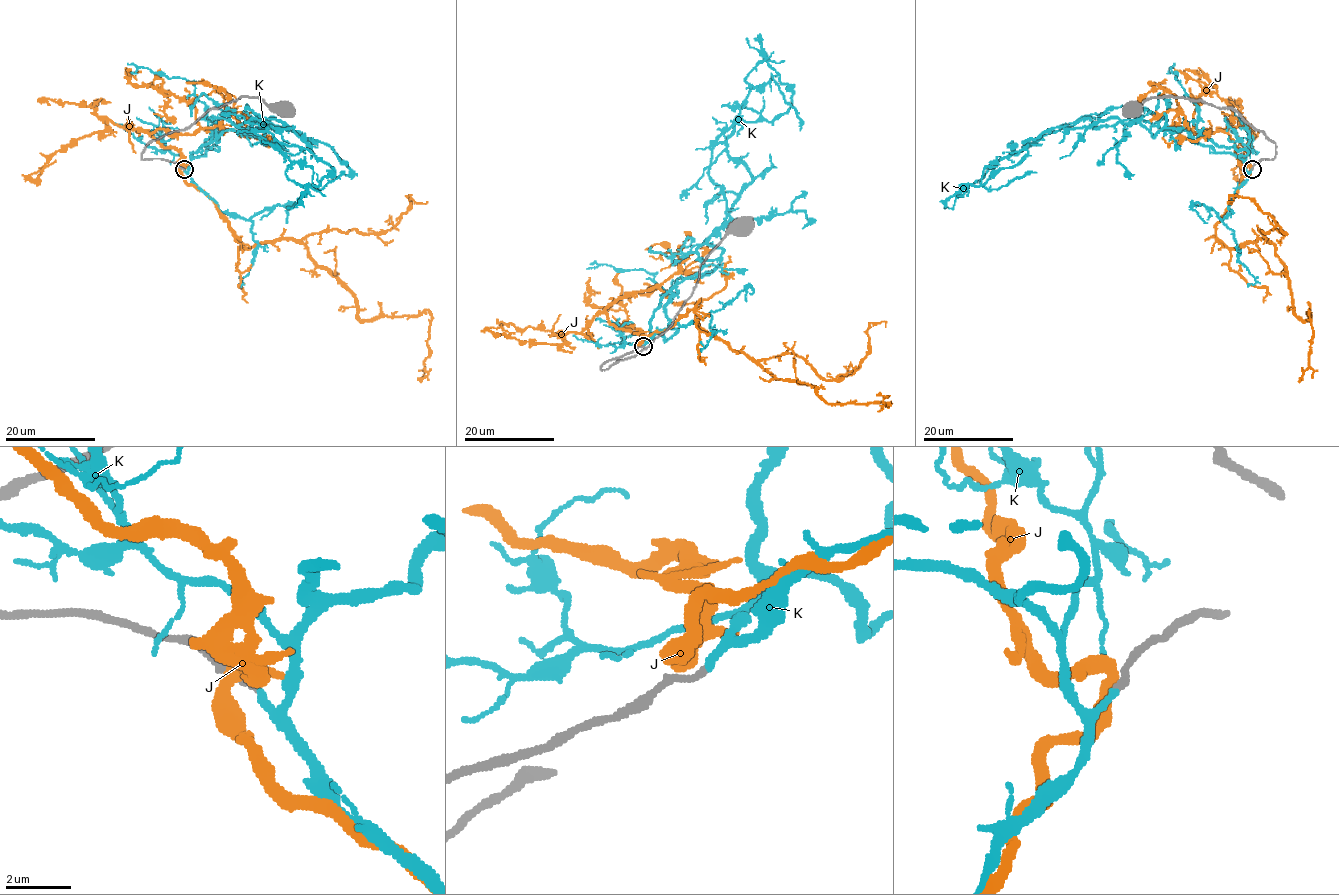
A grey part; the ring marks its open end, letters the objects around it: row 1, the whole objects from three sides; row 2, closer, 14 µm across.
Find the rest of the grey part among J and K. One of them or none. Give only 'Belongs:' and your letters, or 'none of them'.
Belongs: K

